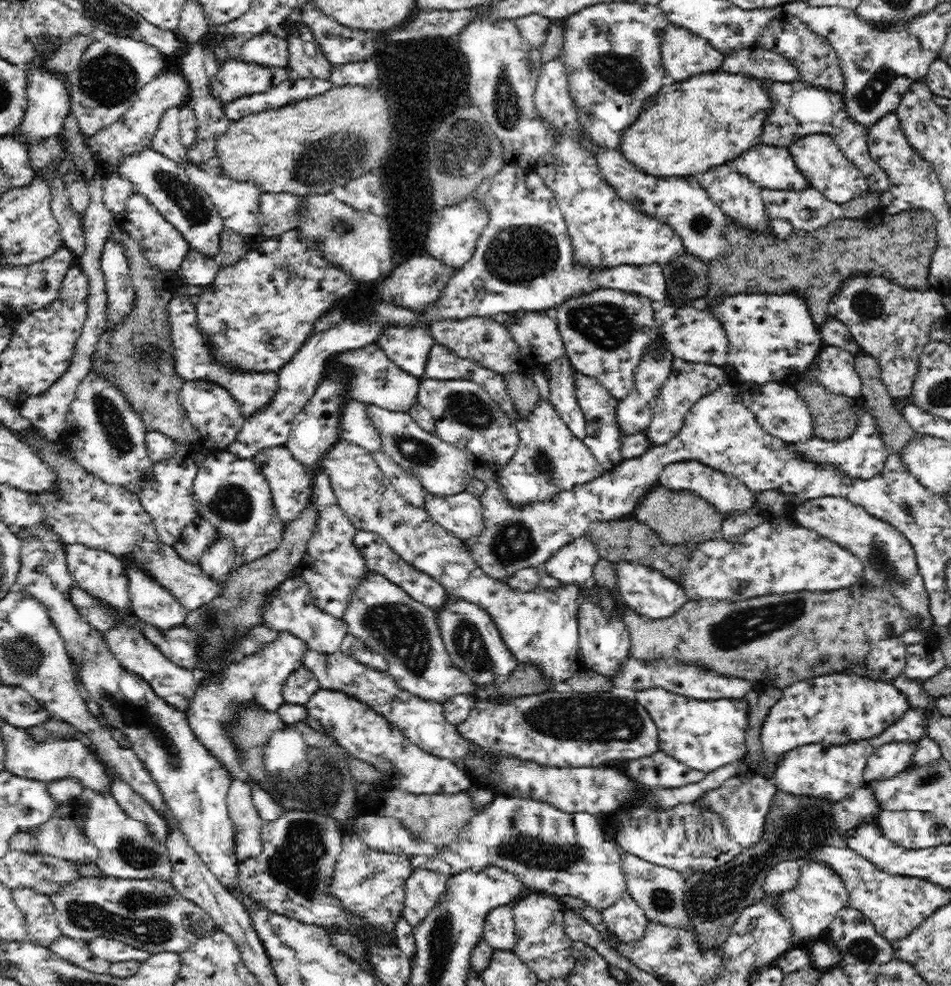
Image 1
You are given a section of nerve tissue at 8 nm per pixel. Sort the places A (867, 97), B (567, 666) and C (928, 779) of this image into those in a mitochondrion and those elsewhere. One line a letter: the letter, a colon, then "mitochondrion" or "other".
A: mitochondrion
B: other
C: mitochondrion

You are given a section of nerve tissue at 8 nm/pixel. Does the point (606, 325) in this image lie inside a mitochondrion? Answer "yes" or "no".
yes

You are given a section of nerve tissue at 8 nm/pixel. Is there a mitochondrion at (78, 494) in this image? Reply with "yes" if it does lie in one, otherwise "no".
no

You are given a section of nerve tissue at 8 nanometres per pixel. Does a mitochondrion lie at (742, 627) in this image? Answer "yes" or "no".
yes

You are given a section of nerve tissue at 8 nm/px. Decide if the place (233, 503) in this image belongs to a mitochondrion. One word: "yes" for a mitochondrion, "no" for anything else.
yes

